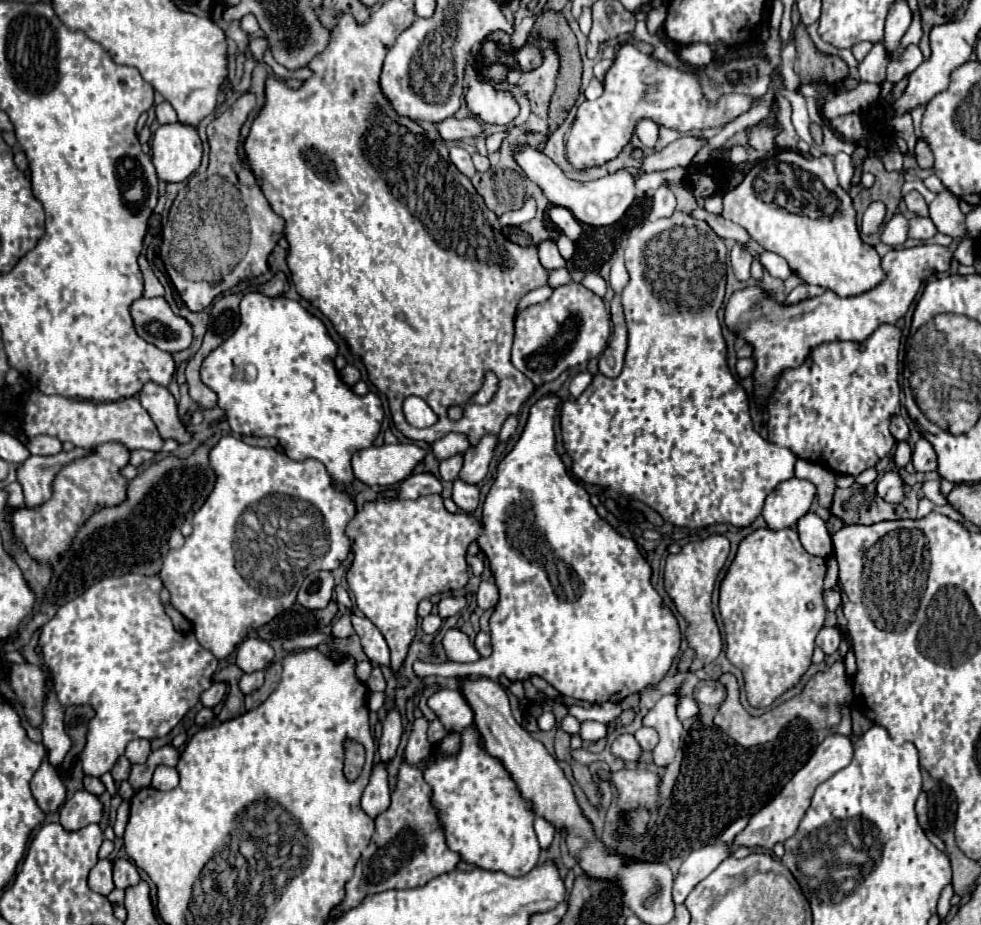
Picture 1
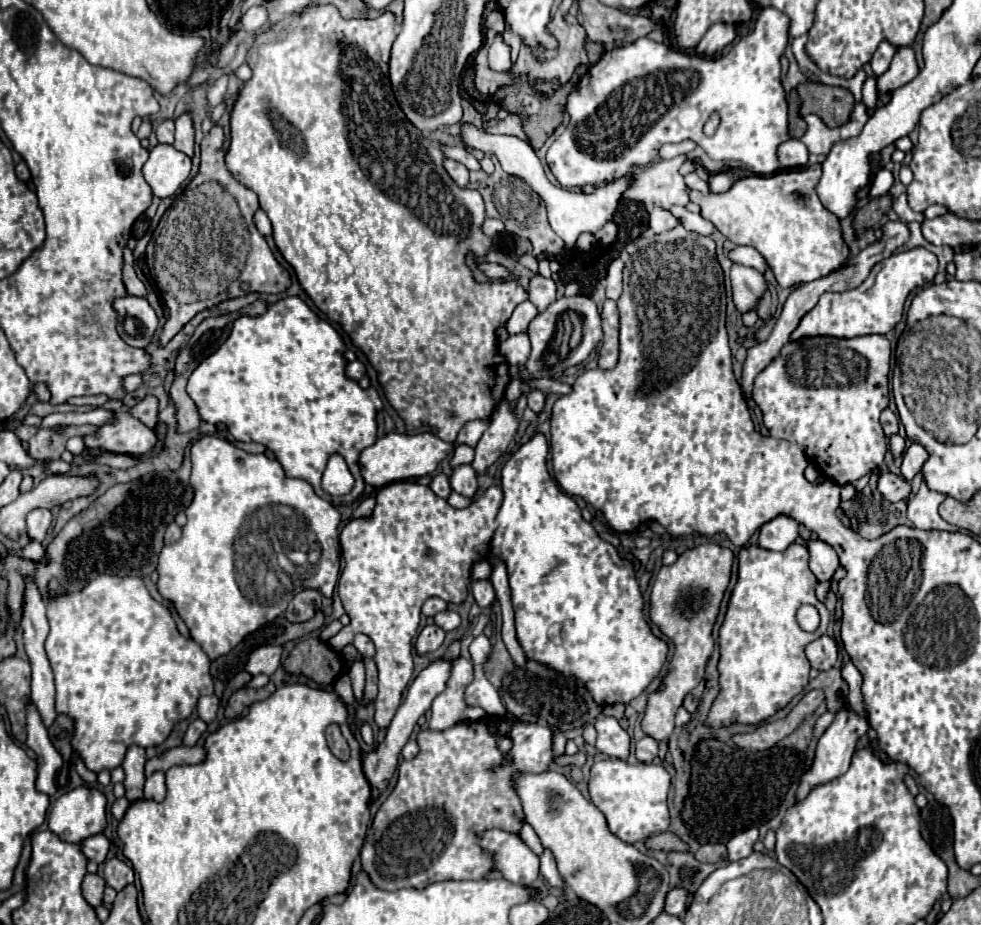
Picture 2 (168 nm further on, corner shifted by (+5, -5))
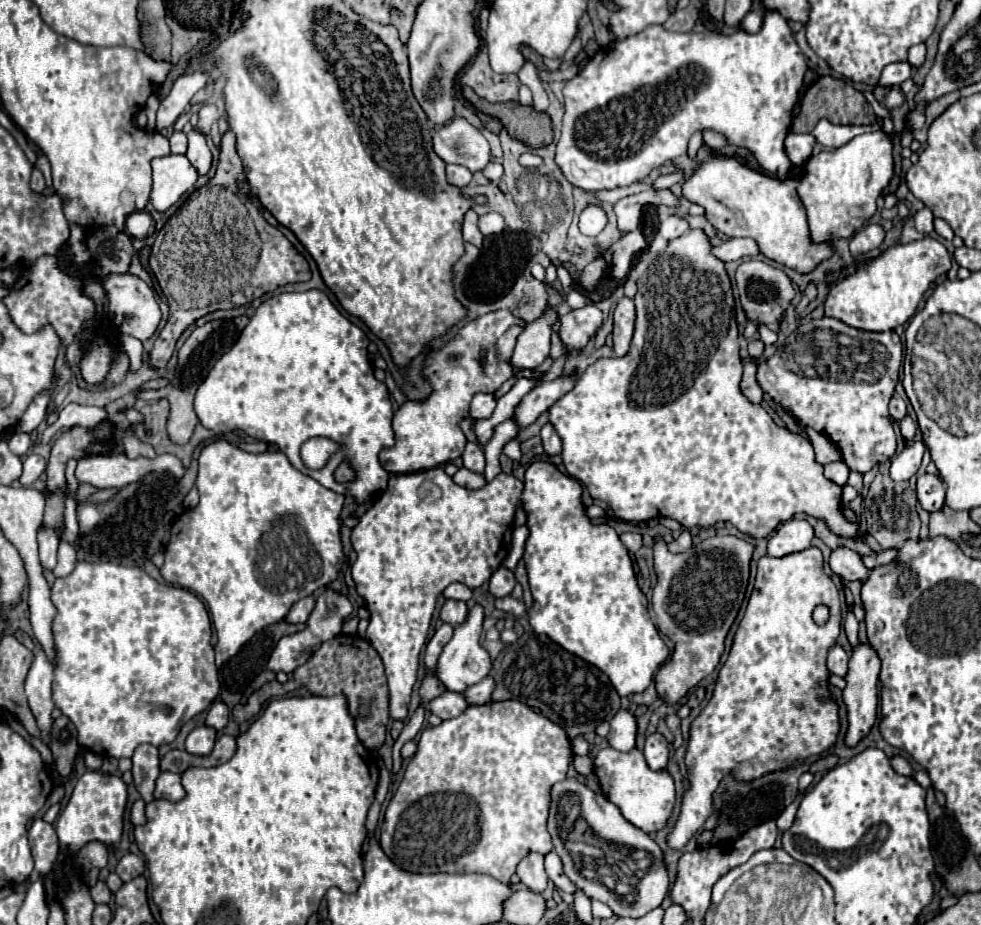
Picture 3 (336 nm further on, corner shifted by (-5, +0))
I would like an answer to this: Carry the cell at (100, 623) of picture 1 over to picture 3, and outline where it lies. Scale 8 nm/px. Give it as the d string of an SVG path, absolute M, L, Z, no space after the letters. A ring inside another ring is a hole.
M80 561L76 563L76 569L68 577L56 579L52 585L52 603L56 607L56 617L52 621L52 637L54 637L54 651L56 651L56 665L54 665L54 683L52 683L52 701L54 705L74 723L78 731L78 743L86 747L88 751L102 755L102 757L132 757L134 749L140 743L150 743L150 745L164 745L172 743L180 731L180 727L208 709L212 701L218 695L220 689L220 679L218 671L214 665L214 649L210 645L212 639L212 621L210 615L204 607L204 603L188 589L182 587L172 587L172 585L160 585L152 577L146 575L140 567L126 567L126 565L116 565L116 563L86 563Z

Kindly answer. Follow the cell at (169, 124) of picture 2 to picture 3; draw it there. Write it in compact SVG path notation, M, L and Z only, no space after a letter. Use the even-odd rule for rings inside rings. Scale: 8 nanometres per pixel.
M172 133L170 135L170 147L172 147L172 153L174 155L184 155L186 149L188 149L186 135L184 133Z

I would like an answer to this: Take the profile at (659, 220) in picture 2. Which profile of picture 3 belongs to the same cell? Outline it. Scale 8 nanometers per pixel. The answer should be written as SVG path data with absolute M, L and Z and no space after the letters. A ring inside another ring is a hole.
M668 217L662 225L660 225L660 235L666 239L666 241L672 241L680 235L684 235L688 231L688 223L686 219L680 219L680 217Z

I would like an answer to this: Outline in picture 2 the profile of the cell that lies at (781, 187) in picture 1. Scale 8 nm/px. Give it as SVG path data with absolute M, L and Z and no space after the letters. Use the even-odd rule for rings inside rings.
M808 164L804 168L792 170L778 170L772 176L746 176L732 184L732 188L724 194L700 194L698 190L690 192L690 200L702 208L702 216L710 220L716 230L720 230L730 242L734 244L748 244L754 246L768 262L770 270L774 272L778 284L782 288L792 288L804 282L812 282L824 278L840 268L844 268L850 260L850 248L842 238L840 218L824 208L816 194L816 186L820 182L822 168L820 164Z

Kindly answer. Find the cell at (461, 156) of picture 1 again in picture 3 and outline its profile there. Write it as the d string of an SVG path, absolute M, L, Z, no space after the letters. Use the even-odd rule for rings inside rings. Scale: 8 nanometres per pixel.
M446 165L446 179L450 185L462 189L472 181L472 173L468 173L468 169L460 165Z

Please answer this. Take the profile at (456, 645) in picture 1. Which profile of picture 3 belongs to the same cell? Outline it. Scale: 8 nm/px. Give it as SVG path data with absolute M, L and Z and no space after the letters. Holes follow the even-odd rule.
M446 691L428 705L428 711L438 715L440 719L452 719L452 717L458 717L466 707L468 707L468 703L464 701L464 697L460 693Z

